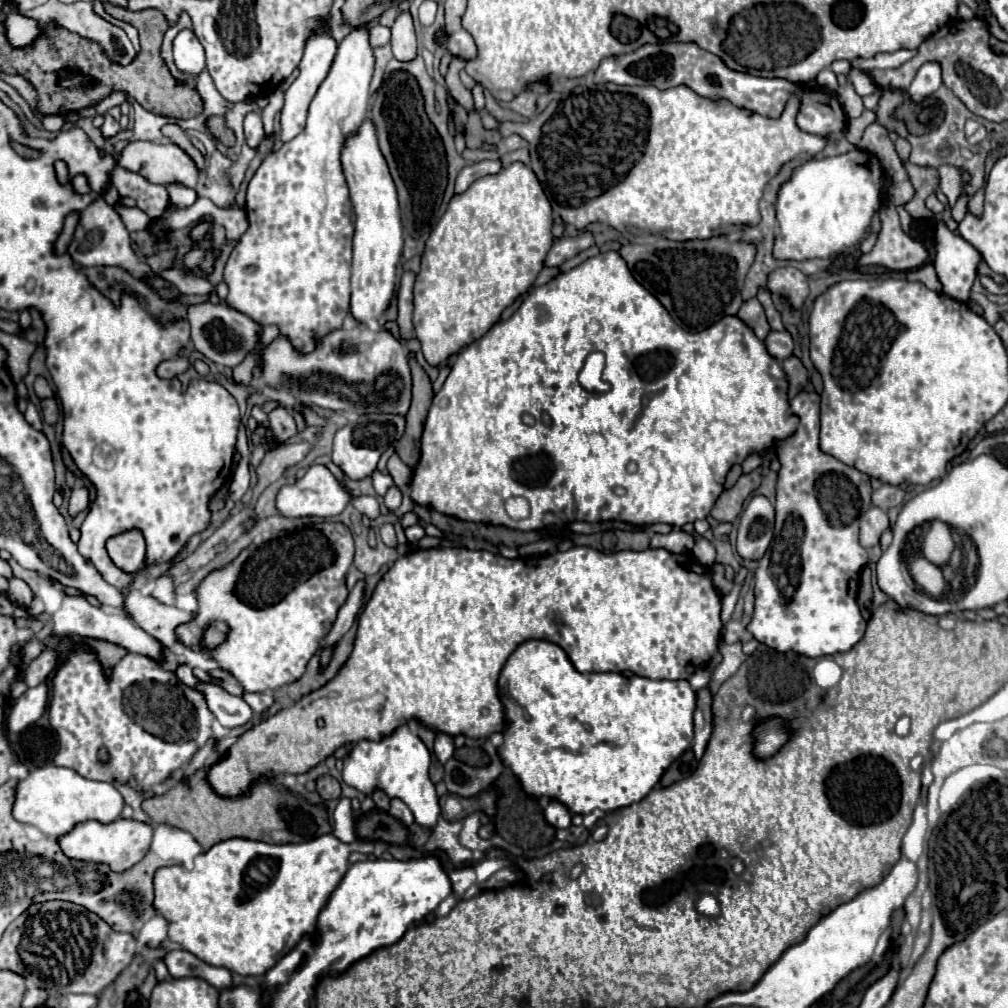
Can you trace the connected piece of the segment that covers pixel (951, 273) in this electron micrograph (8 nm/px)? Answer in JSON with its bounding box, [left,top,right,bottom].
[933,224,983,302]

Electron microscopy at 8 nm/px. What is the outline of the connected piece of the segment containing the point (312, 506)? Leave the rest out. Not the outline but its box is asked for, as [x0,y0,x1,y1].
[275,466,351,518]

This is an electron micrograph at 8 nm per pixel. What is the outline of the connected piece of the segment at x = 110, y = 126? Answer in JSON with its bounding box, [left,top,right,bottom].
[101,114,121,138]

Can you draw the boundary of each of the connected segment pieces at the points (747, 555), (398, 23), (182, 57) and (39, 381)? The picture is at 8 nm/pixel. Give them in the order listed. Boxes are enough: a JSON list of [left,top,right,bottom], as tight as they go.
[[737,496,775,560],[391,12,417,62],[173,30,205,74],[35,376,53,400]]

